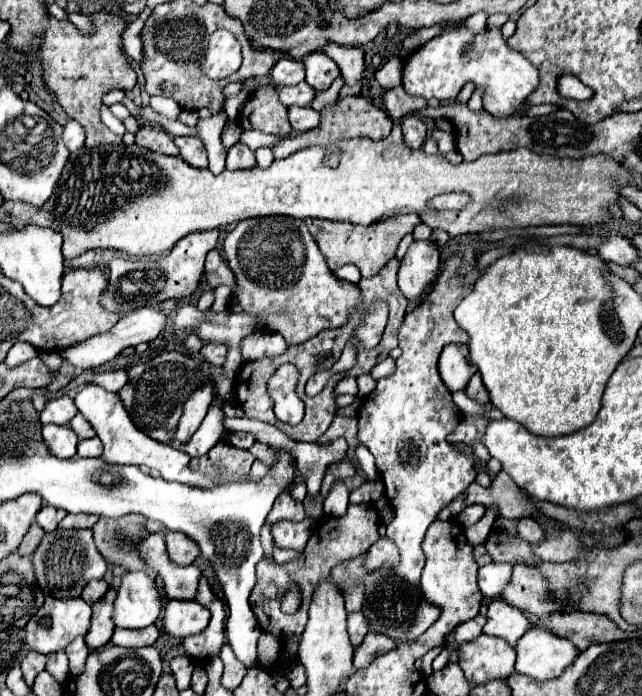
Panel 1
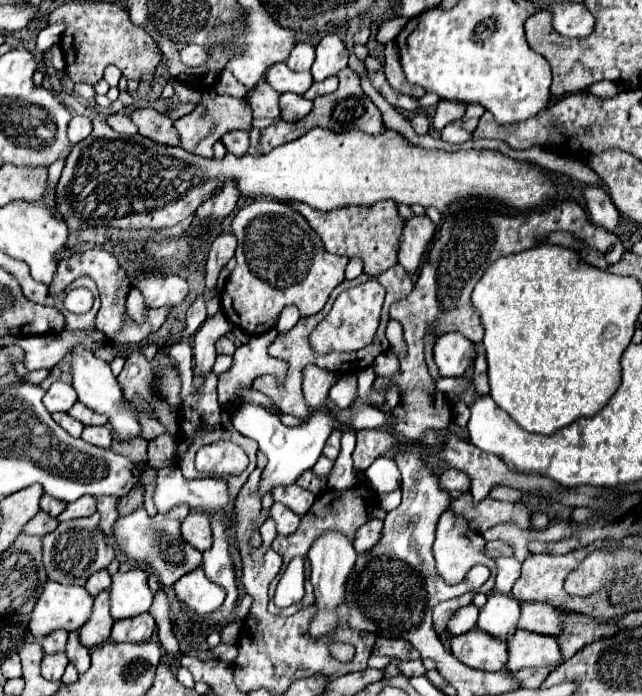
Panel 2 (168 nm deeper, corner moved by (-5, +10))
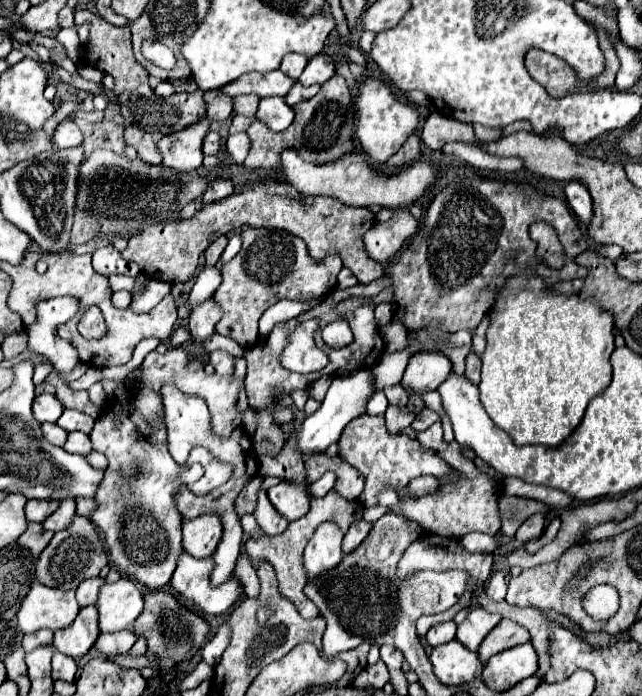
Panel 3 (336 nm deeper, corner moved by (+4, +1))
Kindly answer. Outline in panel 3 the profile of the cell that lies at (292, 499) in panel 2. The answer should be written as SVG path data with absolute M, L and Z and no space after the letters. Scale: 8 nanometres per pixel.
M281 481L279 485L271 487L269 491L269 499L273 503L273 507L287 517L289 521L301 519L307 511L309 511L309 493L305 485L297 485L291 481Z

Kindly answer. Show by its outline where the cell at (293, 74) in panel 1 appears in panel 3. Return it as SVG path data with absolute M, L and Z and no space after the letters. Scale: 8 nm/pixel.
M289 53L289 55L285 55L283 61L281 61L281 71L283 71L285 75L289 75L291 79L297 79L297 77L301 75L301 71L305 69L307 61L309 61L309 57L305 57L305 55Z

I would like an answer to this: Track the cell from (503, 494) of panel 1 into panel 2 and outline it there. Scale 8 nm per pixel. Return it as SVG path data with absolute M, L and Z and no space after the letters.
M444 470L440 476L440 484L450 492L452 498L458 498L470 490L470 476L458 470Z

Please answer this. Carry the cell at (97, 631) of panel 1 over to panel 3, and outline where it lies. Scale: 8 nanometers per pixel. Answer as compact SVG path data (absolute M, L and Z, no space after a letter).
M87 605L87 607L83 607L79 611L77 619L69 627L55 631L53 647L57 651L61 651L63 655L79 659L93 647L97 637L99 637L97 607L95 605Z

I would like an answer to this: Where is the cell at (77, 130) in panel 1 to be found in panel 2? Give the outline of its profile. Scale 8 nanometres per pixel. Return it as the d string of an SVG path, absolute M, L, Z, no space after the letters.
M74 116L68 124L68 138L72 144L84 140L92 132L92 122L86 116Z

